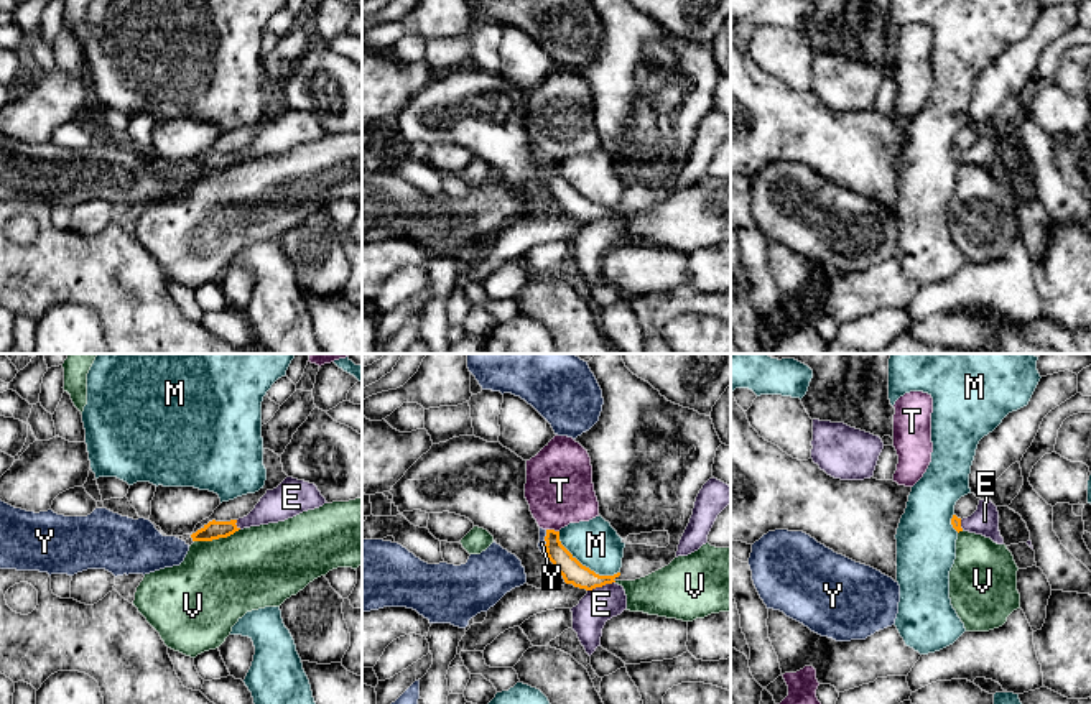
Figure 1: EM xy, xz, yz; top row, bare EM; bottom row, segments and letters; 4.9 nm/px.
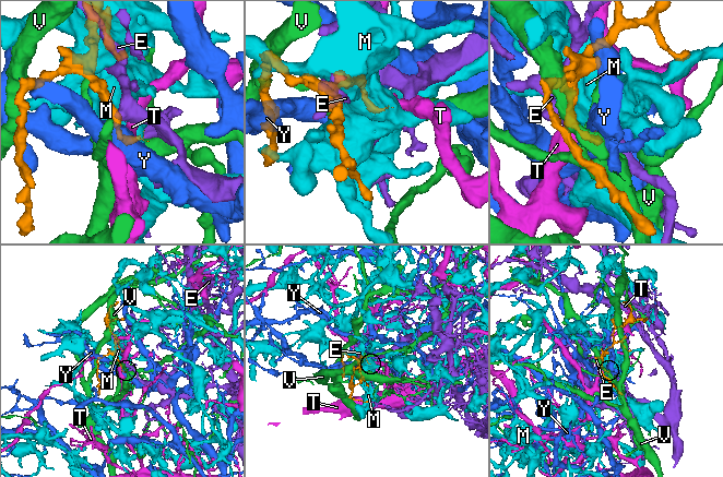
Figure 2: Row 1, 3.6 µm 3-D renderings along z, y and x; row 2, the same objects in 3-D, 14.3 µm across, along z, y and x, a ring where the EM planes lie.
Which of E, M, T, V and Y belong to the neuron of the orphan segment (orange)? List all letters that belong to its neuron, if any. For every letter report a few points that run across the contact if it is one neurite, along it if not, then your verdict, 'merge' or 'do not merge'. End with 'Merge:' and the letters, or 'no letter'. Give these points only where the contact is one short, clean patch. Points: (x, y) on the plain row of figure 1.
E: xz (614, 213), (588, 222) | do not merge
M: do not merge
T: xz (547, 160), (558, 163) | do not merge
V: do not merge
Y: xz (547, 162), (545, 186) | do not merge
Merge: no letter

